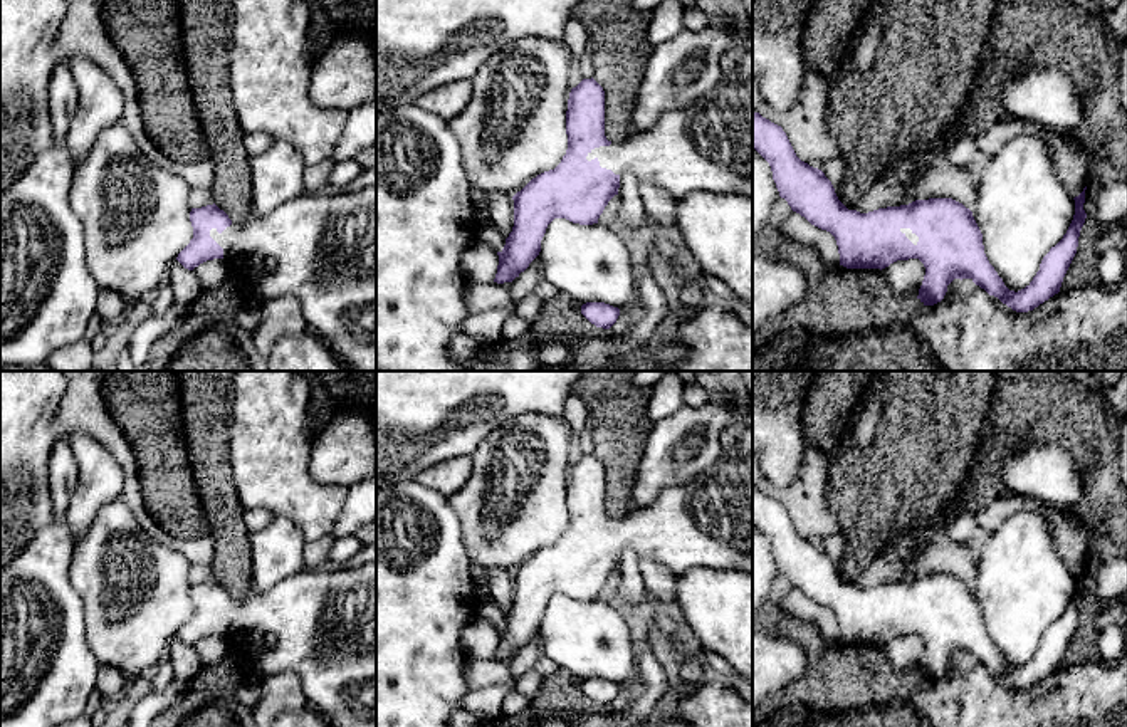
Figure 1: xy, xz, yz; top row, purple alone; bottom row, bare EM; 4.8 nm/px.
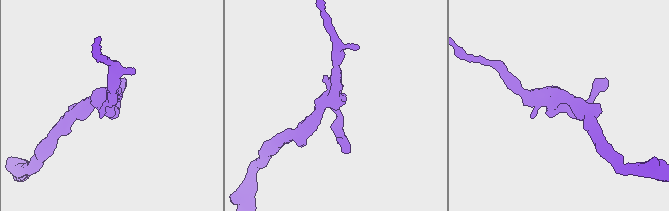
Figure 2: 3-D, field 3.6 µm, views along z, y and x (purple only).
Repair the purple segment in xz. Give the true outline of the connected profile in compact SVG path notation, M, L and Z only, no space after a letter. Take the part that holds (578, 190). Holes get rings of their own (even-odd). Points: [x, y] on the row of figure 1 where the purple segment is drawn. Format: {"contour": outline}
{"contour": "M752 44L736 54L734 71L722 74L721 82L685 109L668 111L650 131L633 133L623 143L611 143L605 136L605 91L591 77L571 89L566 111L568 149L561 163L532 178L514 200L514 227L499 255L494 282L512 282L541 252L541 240L554 218L566 218L579 225L598 223L608 201L618 195L620 176L635 175L638 180L662 186L674 200L695 193L737 193L752 196Z"}

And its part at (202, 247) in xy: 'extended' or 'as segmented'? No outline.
extended

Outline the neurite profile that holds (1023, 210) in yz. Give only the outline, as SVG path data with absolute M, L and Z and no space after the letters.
M1036 136L1013 138L978 178L972 217L988 260L1009 290L1030 285L1073 215L1075 200L1053 170L1051 149Z

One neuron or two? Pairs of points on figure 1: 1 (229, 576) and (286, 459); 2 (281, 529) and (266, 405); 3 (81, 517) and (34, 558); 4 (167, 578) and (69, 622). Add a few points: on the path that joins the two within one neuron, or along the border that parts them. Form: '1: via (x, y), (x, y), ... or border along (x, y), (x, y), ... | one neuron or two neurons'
1: border along (230, 470), (239, 502), (244, 509) | two neurons
2: border along (274, 514), (286, 516), (306, 539) | two neurons
3: border along (61, 517), (76, 539) | two neurons
4: border along (68, 578), (83, 603), (84, 638), (93, 653) | two neurons

